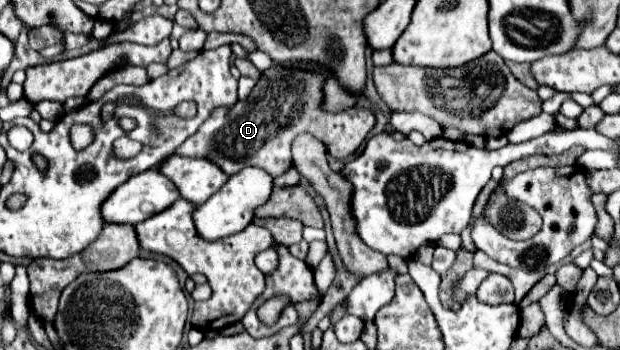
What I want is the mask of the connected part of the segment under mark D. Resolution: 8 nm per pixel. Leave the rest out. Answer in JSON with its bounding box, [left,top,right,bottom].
[175,66,375,176]

